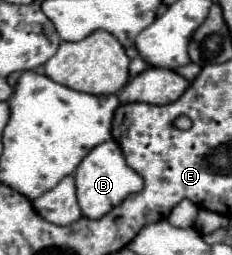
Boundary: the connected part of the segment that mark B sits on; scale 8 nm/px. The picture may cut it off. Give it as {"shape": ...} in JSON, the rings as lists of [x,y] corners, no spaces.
{"shape":[[[114,139],[96,145],[78,165],[74,179],[76,179],[76,197],[78,197],[82,215],[86,215],[90,219],[100,219],[114,205],[122,203],[126,199],[126,195],[142,189],[142,177],[126,165],[122,149]]]}

